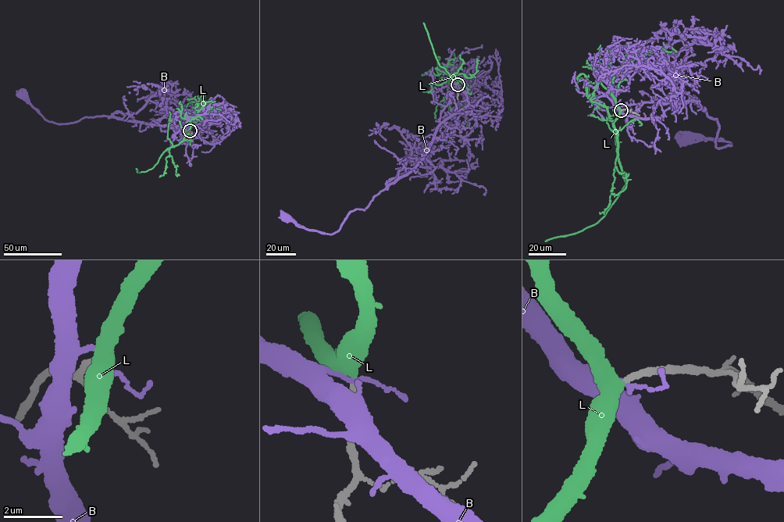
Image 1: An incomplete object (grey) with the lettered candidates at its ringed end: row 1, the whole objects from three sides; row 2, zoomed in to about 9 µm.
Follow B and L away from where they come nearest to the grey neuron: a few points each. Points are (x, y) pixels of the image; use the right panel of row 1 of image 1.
B: (621, 110), (646, 119), (658, 102), (693, 101), (716, 119), (716, 147), (731, 144), (688, 137)
L: (621, 110), (614, 124), (618, 144), (616, 149), (625, 181), (624, 187), (596, 222), (575, 233), (545, 241)

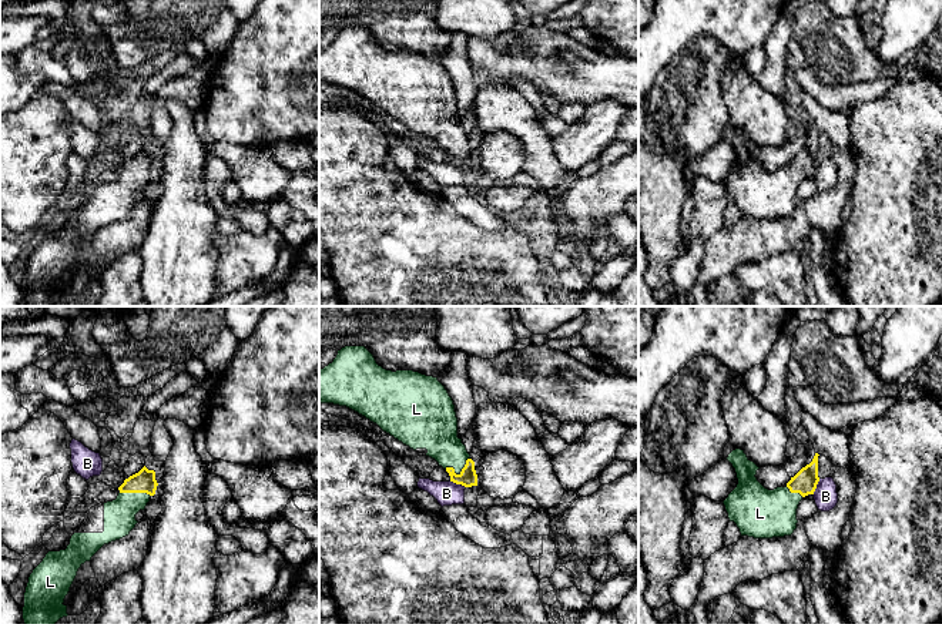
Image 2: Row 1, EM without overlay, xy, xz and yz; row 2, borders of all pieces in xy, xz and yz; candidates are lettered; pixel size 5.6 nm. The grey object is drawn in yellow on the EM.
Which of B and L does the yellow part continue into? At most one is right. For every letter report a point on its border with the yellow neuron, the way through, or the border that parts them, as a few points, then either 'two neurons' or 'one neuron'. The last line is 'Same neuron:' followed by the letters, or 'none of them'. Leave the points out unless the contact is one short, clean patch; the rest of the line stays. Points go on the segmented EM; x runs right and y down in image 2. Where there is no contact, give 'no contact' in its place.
B: meets yellow in xz at (458, 483); border along xz (449, 480), (465, 487); two neurons
L: meets yellow in xz at (458, 475); runs through xz (468, 477), (458, 475), (458, 462), (439, 435); one neuron
Same neuron: L

